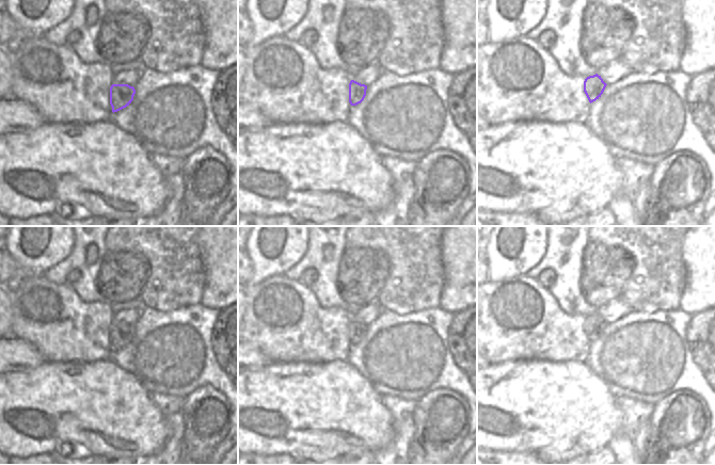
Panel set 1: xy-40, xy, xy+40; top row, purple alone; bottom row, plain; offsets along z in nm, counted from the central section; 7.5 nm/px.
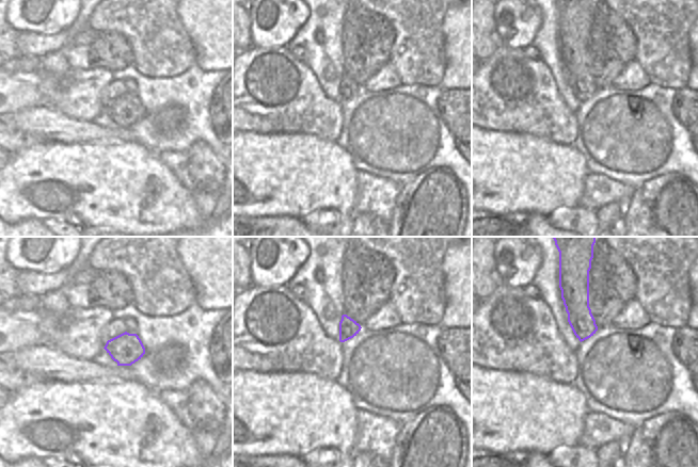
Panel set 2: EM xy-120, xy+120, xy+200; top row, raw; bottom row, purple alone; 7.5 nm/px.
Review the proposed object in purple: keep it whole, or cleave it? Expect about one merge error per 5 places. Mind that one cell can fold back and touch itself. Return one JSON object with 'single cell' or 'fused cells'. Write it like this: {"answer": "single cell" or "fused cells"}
{"answer": "single cell"}

